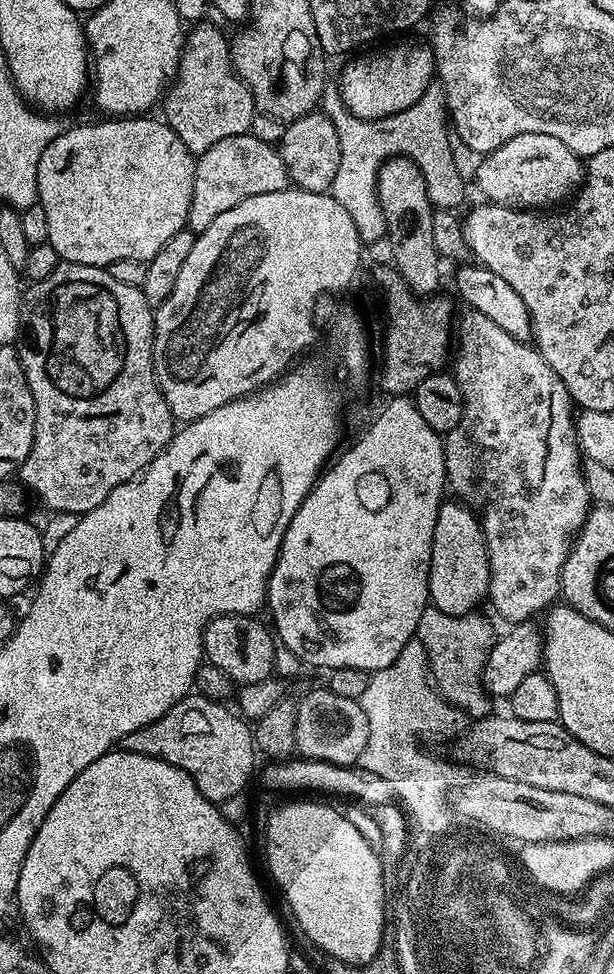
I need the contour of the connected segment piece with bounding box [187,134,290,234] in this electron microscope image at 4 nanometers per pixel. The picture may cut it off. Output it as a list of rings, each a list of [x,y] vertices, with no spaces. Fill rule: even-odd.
[[[251,134],[222,138],[222,142],[214,142],[210,150],[199,153],[196,160],[196,177],[187,227],[193,233],[202,233],[215,216],[238,206],[238,202],[254,198],[254,194],[280,192],[289,184],[288,171],[280,157],[279,147]]]

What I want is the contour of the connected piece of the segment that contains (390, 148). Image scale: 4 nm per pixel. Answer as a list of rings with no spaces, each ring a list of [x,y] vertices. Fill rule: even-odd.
[[[433,80],[414,106],[386,118],[364,119],[364,124],[360,124],[362,118],[357,118],[356,124],[348,124],[348,128],[364,128],[364,148],[368,148],[368,152],[364,152],[360,160],[372,160],[372,164],[368,164],[372,172],[379,172],[381,164],[391,156],[407,156],[419,167],[433,207],[454,208],[463,202],[466,190],[452,152],[449,116],[444,87]]]

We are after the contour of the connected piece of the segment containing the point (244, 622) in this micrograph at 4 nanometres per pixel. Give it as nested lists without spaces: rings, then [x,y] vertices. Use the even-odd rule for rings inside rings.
[[[255,615],[215,616],[204,626],[204,654],[207,663],[213,664],[237,685],[262,682],[273,675],[275,650],[278,647],[273,633],[256,621]]]

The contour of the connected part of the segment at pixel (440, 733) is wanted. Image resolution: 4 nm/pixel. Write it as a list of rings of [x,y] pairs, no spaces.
[[[418,638],[408,642],[390,666],[371,673],[366,691],[359,701],[368,720],[366,750],[360,755],[359,767],[396,784],[401,807],[409,817],[412,817],[415,827],[417,824],[422,831],[429,832],[429,837],[432,838],[447,833],[450,795],[458,784],[456,768],[450,761],[443,760],[440,756],[431,756],[419,741],[426,739],[427,736],[433,736],[436,740],[444,740],[447,736],[459,737],[465,727],[466,716],[455,704],[444,699],[434,687],[428,670],[428,655]]]

